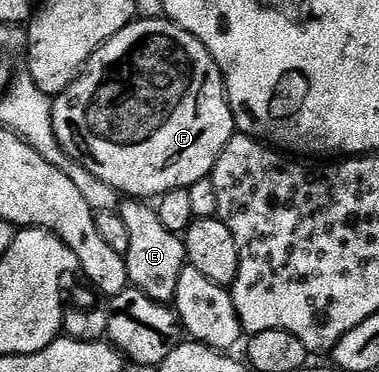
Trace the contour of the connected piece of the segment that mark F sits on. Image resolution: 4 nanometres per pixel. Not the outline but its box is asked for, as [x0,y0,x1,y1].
[51,17,237,197]

